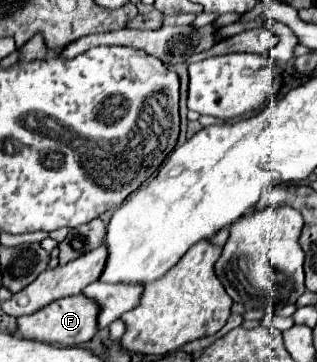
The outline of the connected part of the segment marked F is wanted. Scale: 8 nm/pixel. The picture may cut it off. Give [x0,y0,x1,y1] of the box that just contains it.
[17,294,101,346]

